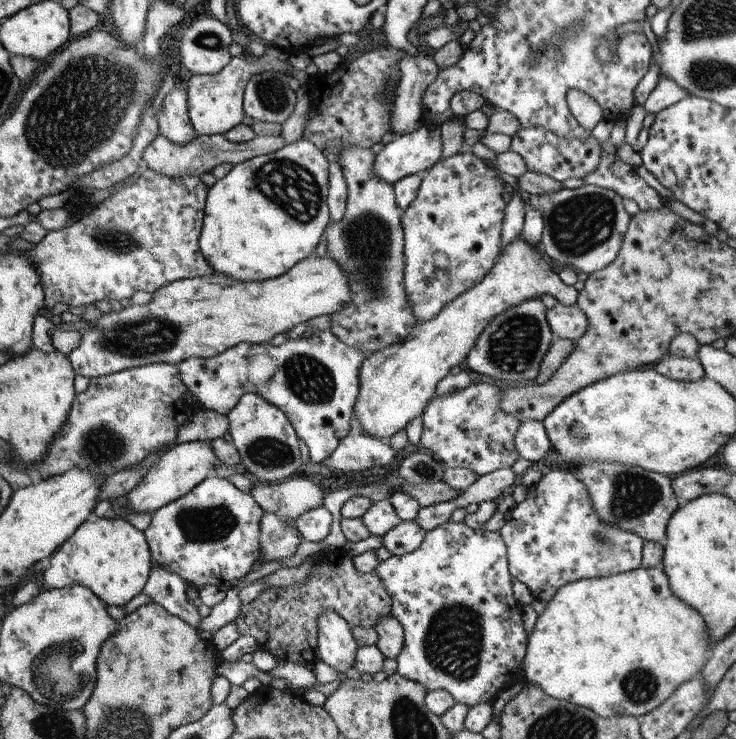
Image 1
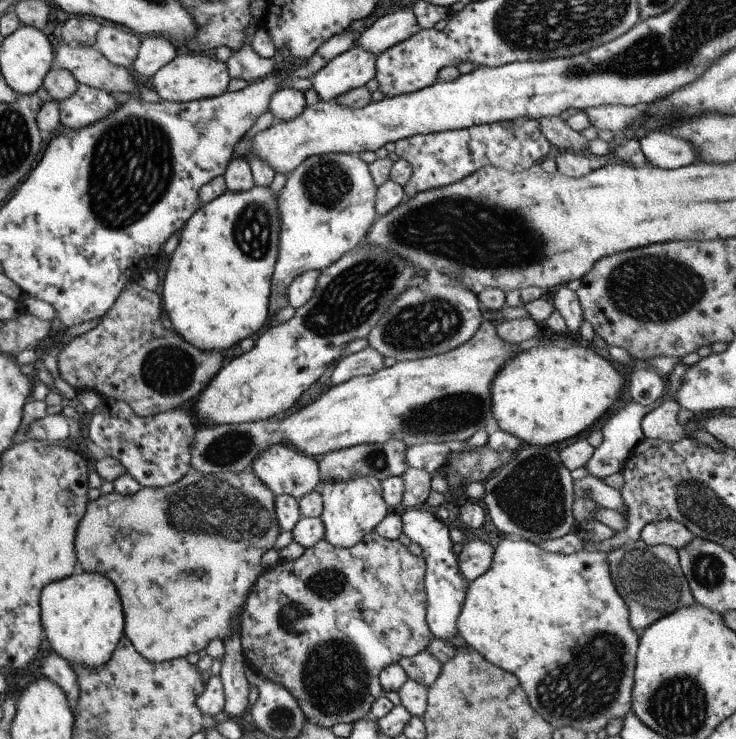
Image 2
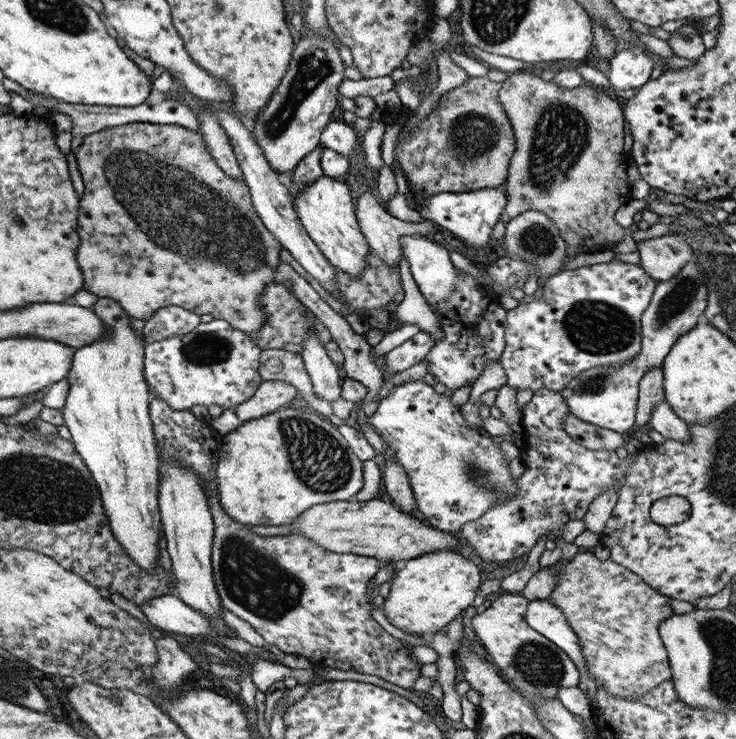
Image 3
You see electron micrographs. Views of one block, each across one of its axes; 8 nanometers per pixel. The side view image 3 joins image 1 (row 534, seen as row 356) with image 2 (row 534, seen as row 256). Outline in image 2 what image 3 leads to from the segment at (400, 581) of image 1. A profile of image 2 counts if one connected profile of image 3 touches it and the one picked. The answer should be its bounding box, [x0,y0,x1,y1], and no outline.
[400,508,469,642]

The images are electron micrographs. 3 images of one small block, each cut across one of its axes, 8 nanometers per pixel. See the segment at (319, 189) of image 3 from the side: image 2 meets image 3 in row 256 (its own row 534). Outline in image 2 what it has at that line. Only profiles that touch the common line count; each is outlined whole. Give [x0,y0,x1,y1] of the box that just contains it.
[318,475,390,548]

